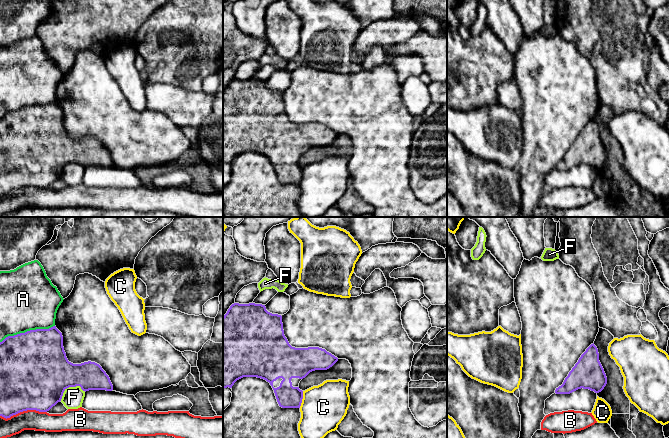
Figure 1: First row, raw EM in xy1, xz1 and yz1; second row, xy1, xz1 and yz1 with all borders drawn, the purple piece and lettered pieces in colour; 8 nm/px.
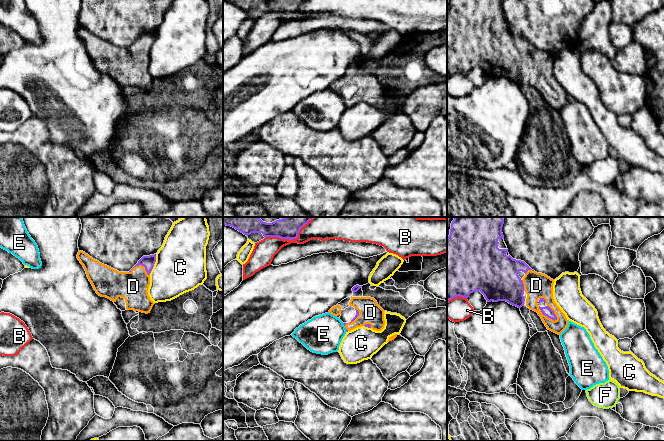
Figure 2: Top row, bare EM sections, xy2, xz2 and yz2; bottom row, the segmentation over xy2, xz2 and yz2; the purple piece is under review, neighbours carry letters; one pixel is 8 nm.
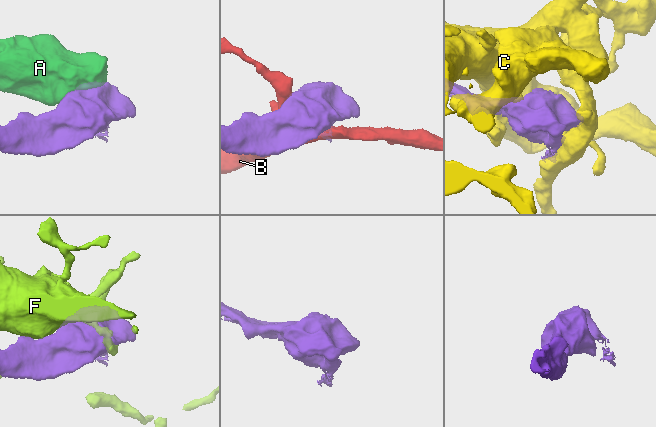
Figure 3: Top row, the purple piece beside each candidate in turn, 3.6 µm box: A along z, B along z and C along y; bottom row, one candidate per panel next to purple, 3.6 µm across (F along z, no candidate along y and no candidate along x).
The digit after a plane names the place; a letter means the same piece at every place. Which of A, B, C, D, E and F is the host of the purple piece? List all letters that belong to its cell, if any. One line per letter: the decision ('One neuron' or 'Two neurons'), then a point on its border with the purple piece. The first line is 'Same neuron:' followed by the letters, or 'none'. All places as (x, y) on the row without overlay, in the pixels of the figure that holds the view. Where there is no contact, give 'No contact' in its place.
Same neuron: D
A: Two neurons. Touches purple at xy1 (27, 107)
B: Two neurons. Touches purple at xz2 (287, 14)
C: Two neurons. Touches purple at xy2 (154, 39)
D: One neuron. Touches purple at yz2 (546, 91)
E: Two neurons. Touches purple at xz2 (346, 106)
F: Two neurons. Touches purple at xy1 (70, 162)

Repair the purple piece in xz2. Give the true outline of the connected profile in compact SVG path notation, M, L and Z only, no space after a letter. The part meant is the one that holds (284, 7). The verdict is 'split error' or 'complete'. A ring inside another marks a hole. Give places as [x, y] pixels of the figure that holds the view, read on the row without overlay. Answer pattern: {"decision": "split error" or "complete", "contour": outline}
{"decision": "complete", "contour": "M223 0L231 2L248 12L251 9L262 9L264 13L296 15L300 5L306 0Z"}

